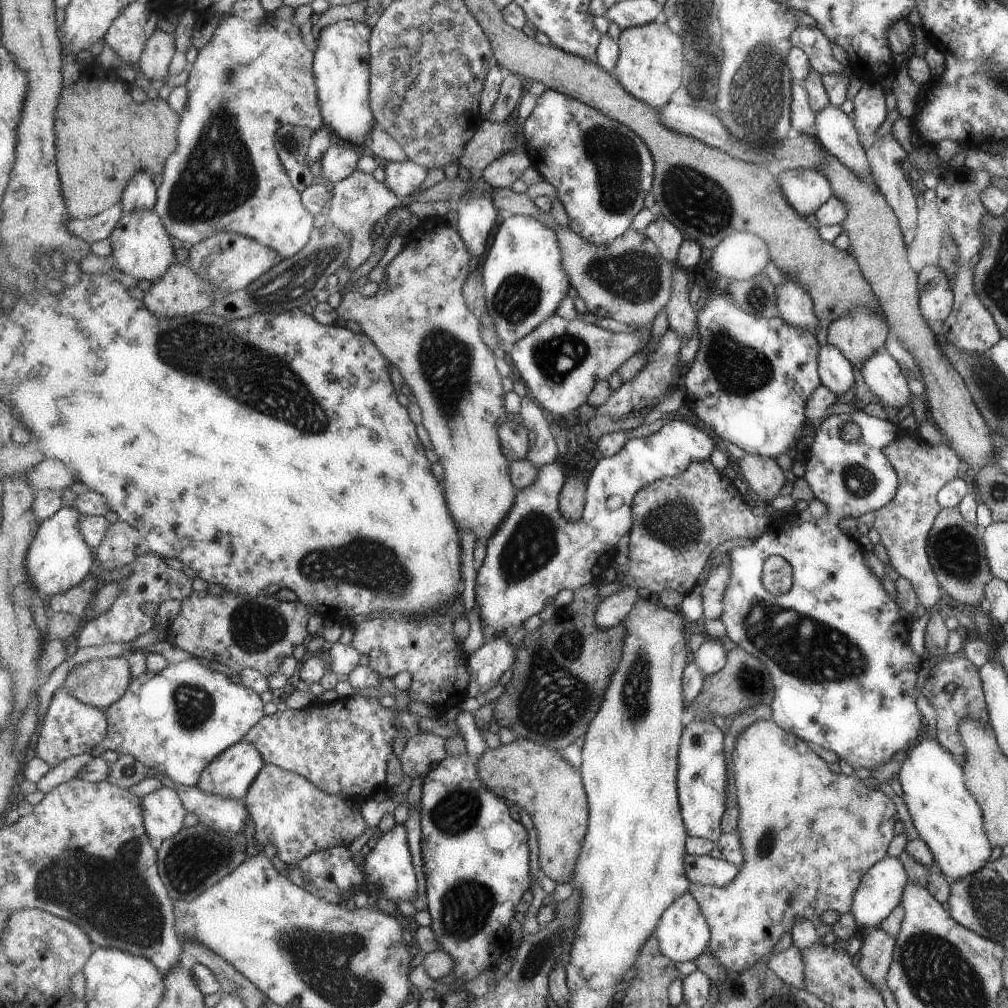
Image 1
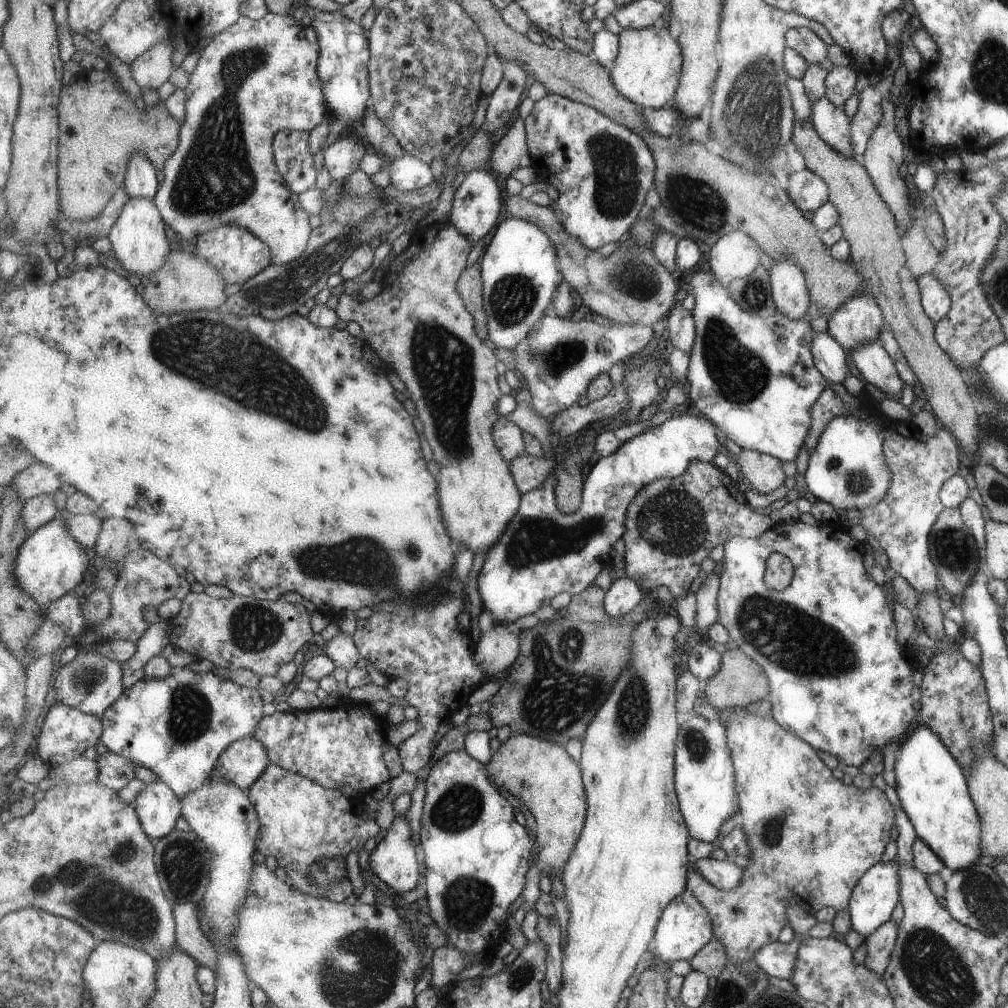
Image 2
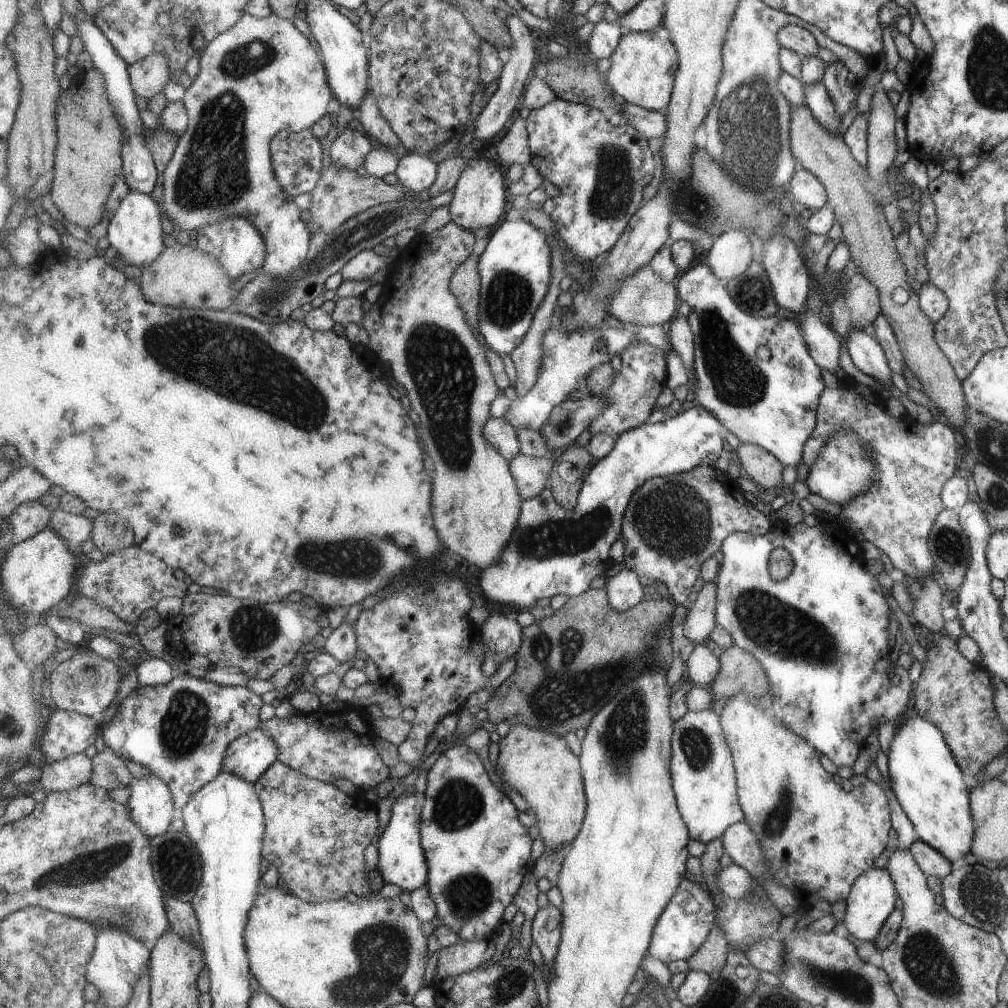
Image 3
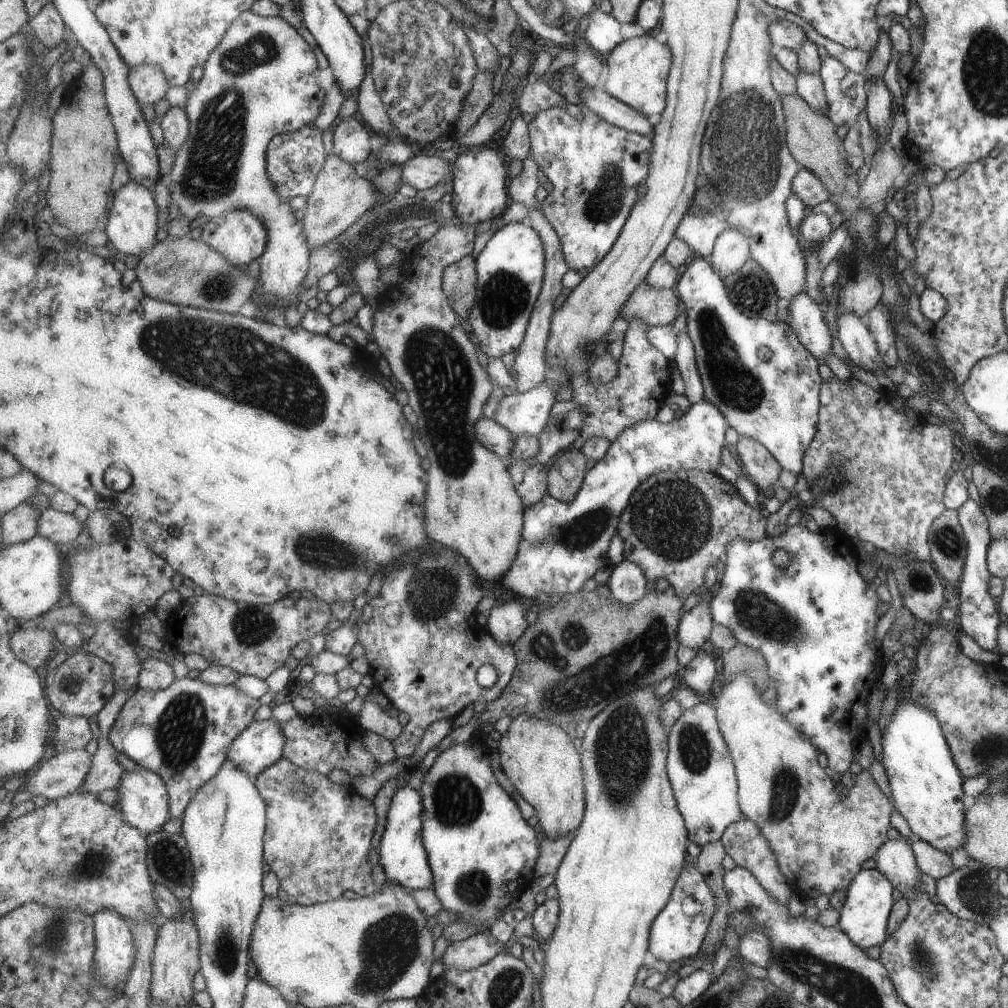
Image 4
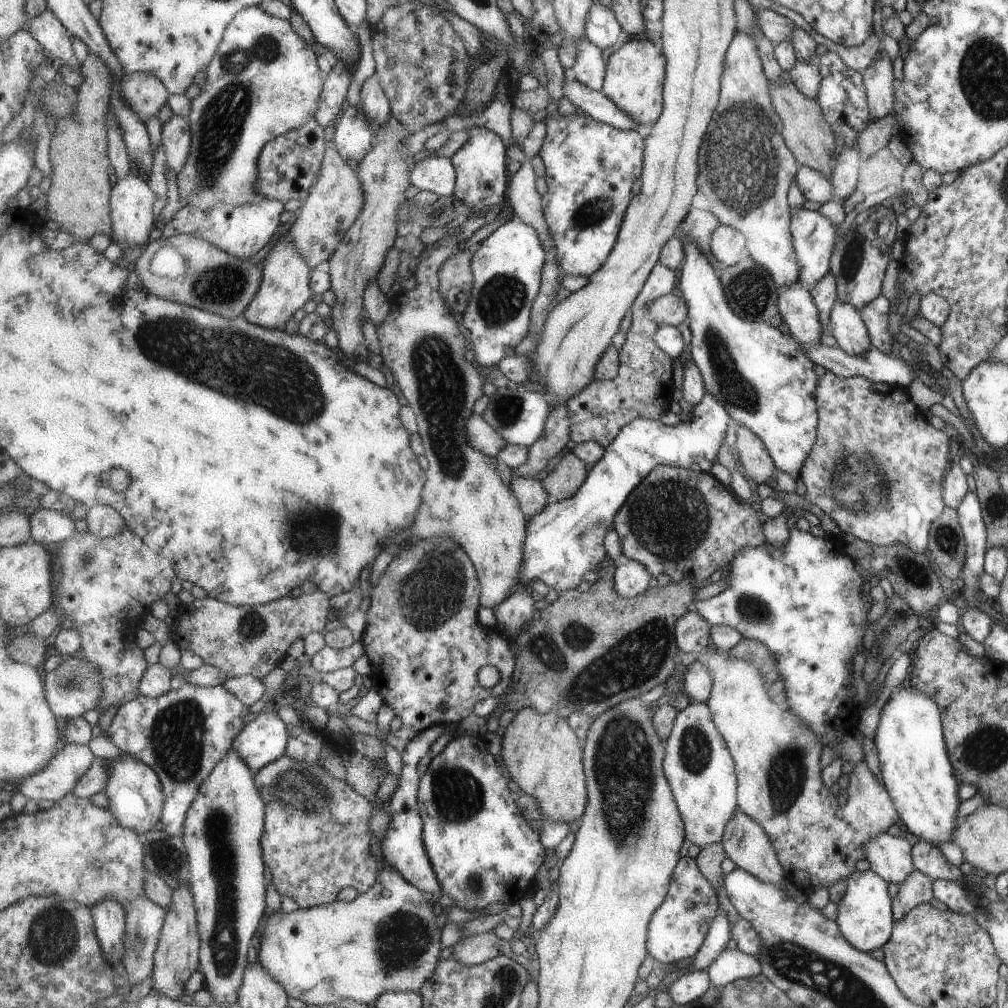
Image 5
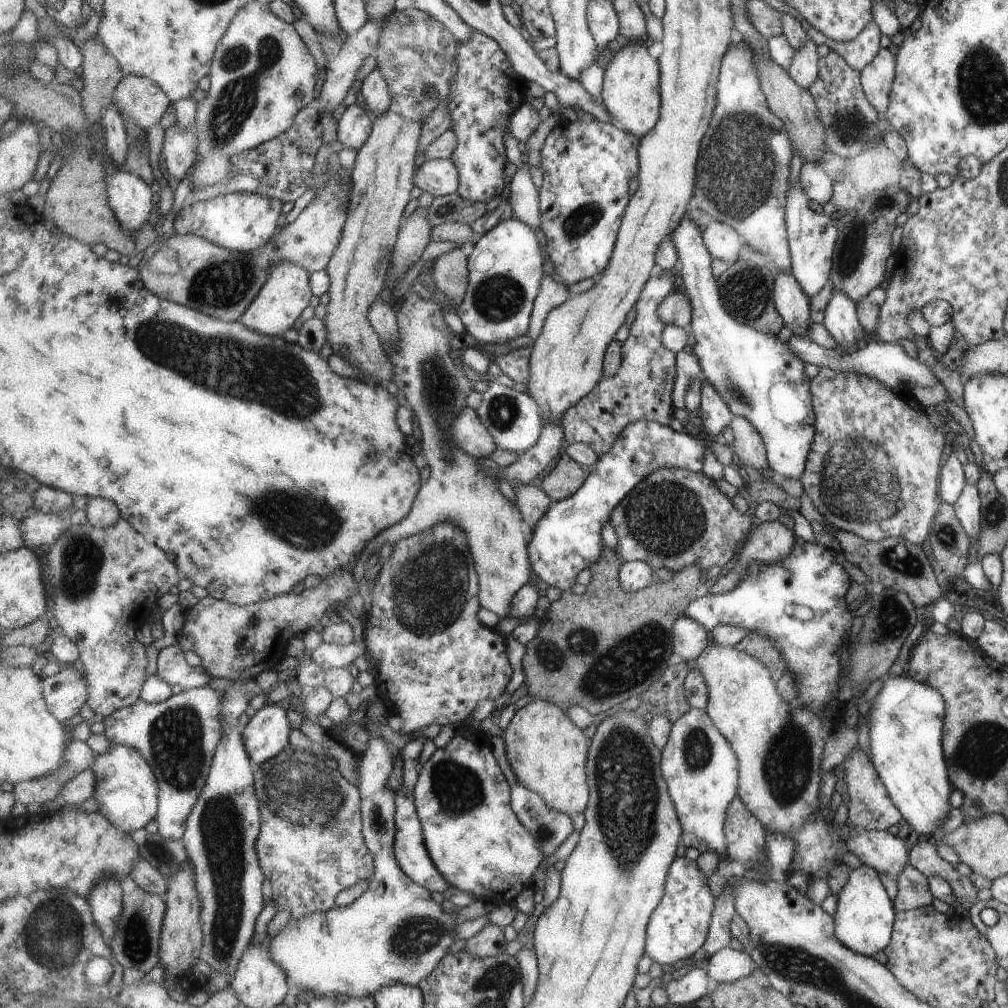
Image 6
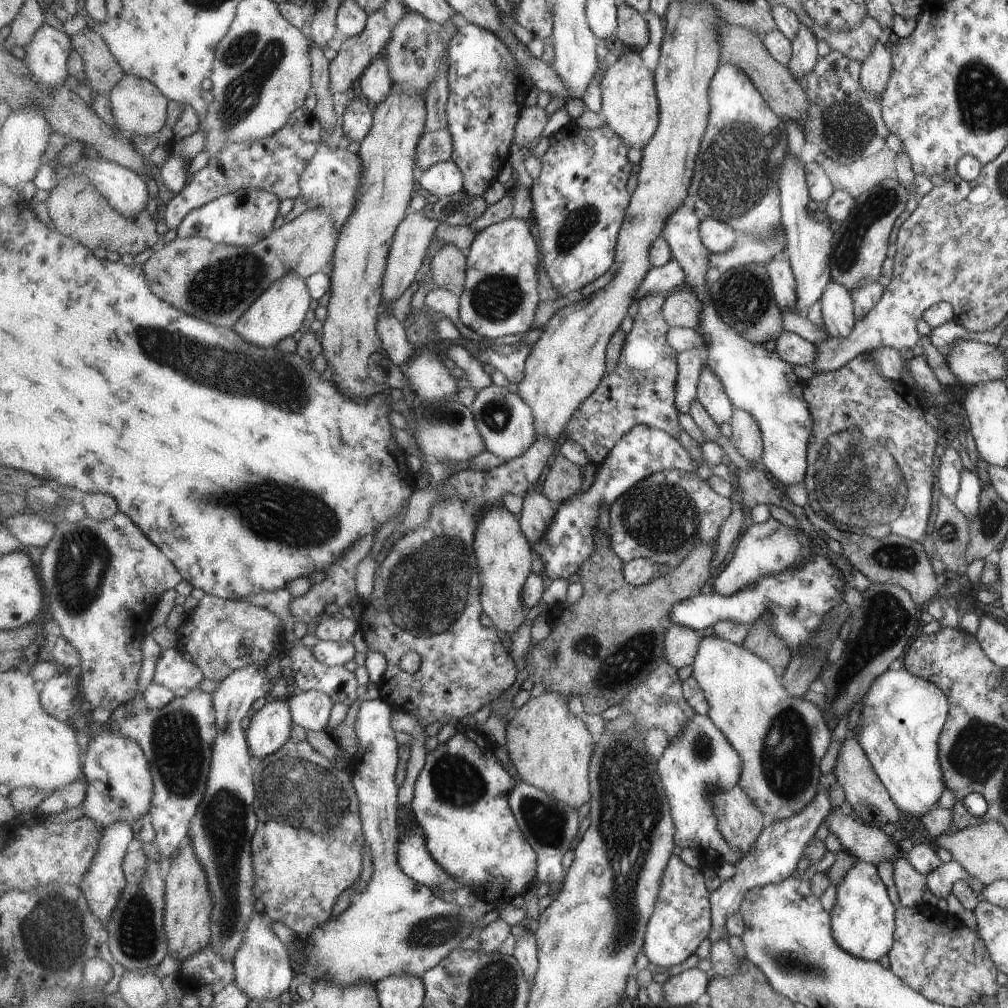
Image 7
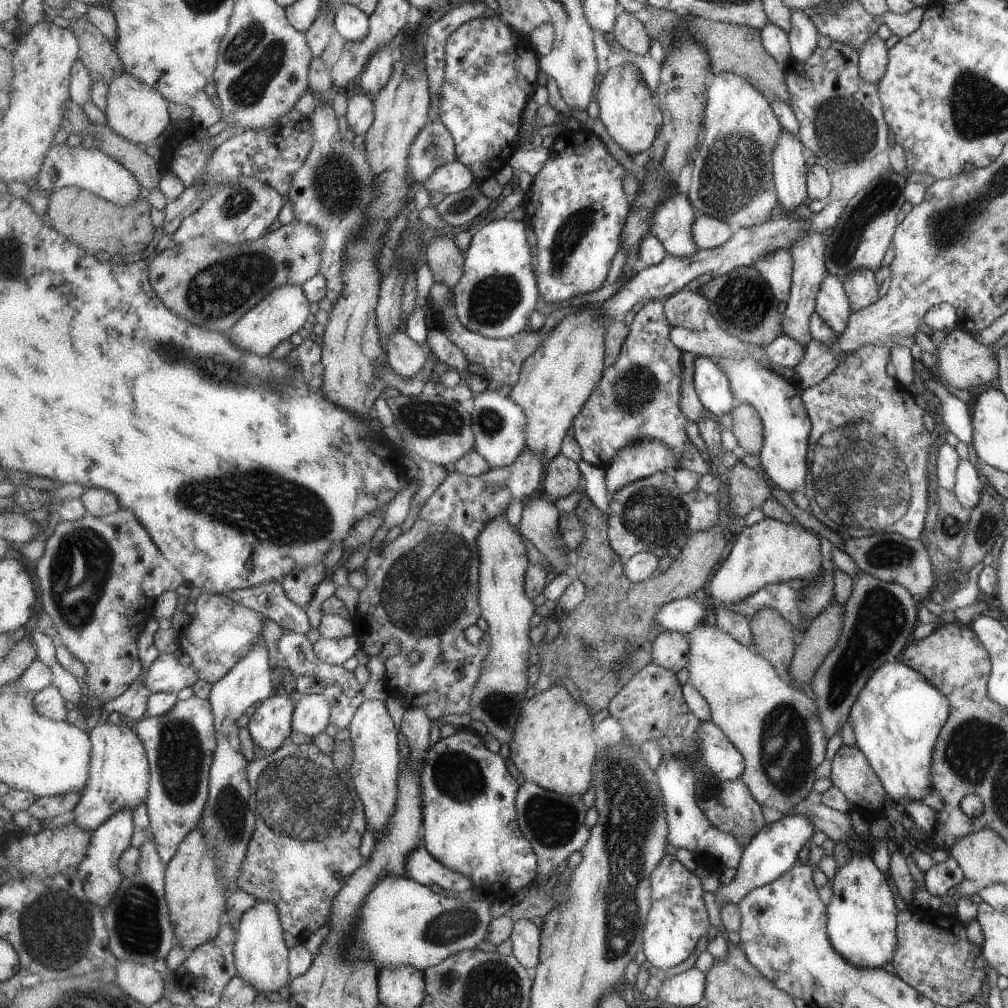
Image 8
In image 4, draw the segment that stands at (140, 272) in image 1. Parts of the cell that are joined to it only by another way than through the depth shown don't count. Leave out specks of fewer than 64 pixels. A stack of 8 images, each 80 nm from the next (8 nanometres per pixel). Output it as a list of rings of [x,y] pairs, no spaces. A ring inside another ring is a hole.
[[[131,180],[121,188],[119,194],[111,199],[110,218],[107,230],[105,231],[109,244],[115,251],[124,255],[134,254],[143,258],[157,246],[157,232],[159,232],[159,216],[157,216],[157,202],[153,189],[146,188],[136,181]]]

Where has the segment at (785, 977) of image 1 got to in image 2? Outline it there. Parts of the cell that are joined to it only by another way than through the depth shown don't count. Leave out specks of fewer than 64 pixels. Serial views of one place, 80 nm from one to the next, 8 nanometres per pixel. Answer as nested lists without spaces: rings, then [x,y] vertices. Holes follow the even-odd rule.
[[[794,938],[787,944],[771,942],[765,944],[757,954],[754,961],[765,970],[766,975],[789,981],[793,972],[795,952],[799,947],[799,940]]]

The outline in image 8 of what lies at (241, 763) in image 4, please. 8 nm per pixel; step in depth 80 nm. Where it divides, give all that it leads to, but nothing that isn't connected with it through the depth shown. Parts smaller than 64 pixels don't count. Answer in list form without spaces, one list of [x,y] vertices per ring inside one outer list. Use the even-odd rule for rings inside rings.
[[[271,696],[249,719],[249,732],[255,745],[266,753],[281,748],[289,741],[297,696]]]

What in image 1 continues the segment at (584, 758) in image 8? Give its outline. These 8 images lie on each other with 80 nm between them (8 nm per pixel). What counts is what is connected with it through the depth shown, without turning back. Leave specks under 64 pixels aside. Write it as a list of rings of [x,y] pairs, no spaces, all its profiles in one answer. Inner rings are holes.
[[[522,737],[515,738],[506,746],[500,745],[495,750],[488,750],[479,758],[477,766],[487,788],[491,788],[511,805],[516,804],[522,807],[532,818],[538,831],[539,863],[545,876],[555,883],[572,884],[577,858],[580,856],[581,846],[587,836],[590,816],[588,793],[579,768],[575,768],[565,756],[561,756],[560,750],[553,750],[545,744]]]

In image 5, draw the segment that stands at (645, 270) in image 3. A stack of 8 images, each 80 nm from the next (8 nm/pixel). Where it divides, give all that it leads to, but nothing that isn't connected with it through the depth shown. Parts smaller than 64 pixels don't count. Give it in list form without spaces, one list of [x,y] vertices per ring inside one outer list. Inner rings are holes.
[[[676,291],[649,304],[649,316],[660,326],[681,326],[689,318],[689,306],[681,294]]]

